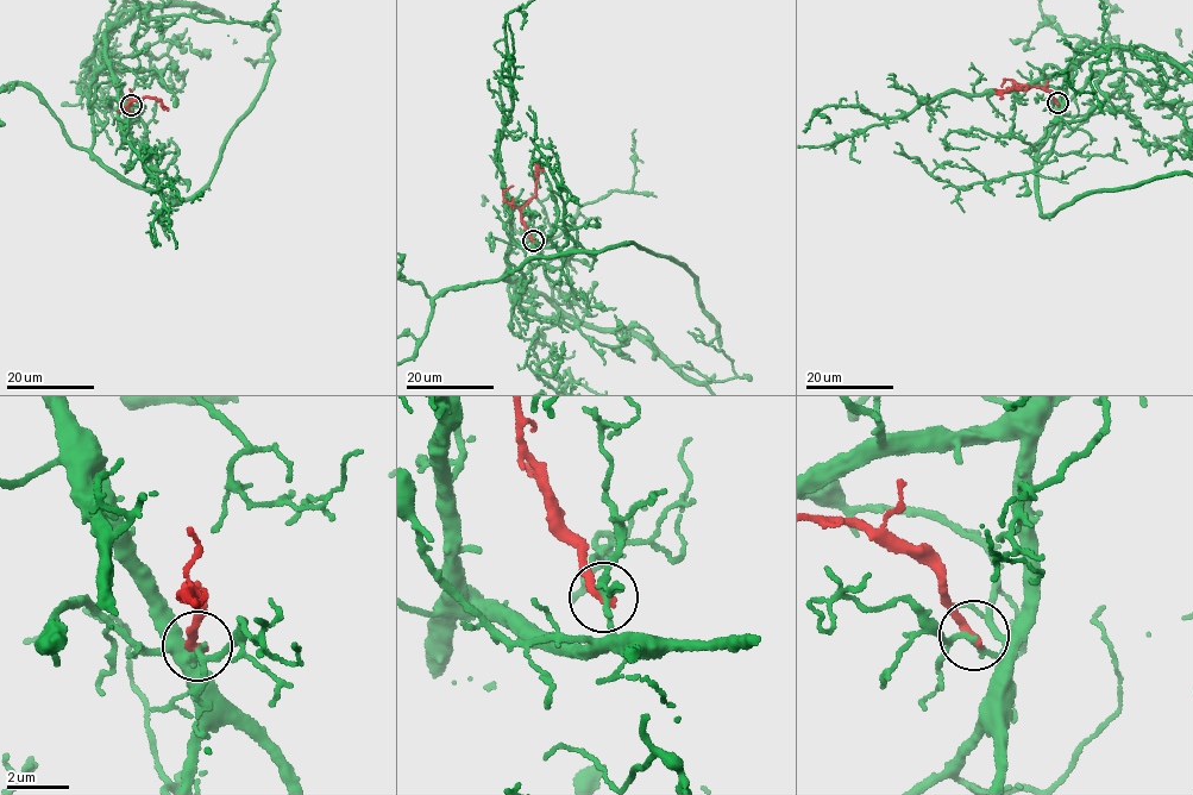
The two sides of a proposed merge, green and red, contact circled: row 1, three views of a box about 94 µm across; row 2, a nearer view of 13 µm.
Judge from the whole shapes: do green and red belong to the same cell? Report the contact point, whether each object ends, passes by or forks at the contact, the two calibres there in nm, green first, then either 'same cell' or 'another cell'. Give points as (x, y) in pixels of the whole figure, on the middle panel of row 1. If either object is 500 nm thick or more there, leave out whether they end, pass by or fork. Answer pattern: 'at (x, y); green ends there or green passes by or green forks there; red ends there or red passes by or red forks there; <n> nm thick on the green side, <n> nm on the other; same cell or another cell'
at (533, 240); green forks there; red ends there; 150 nm thick on the green side, 320 nm on the other; another cell

